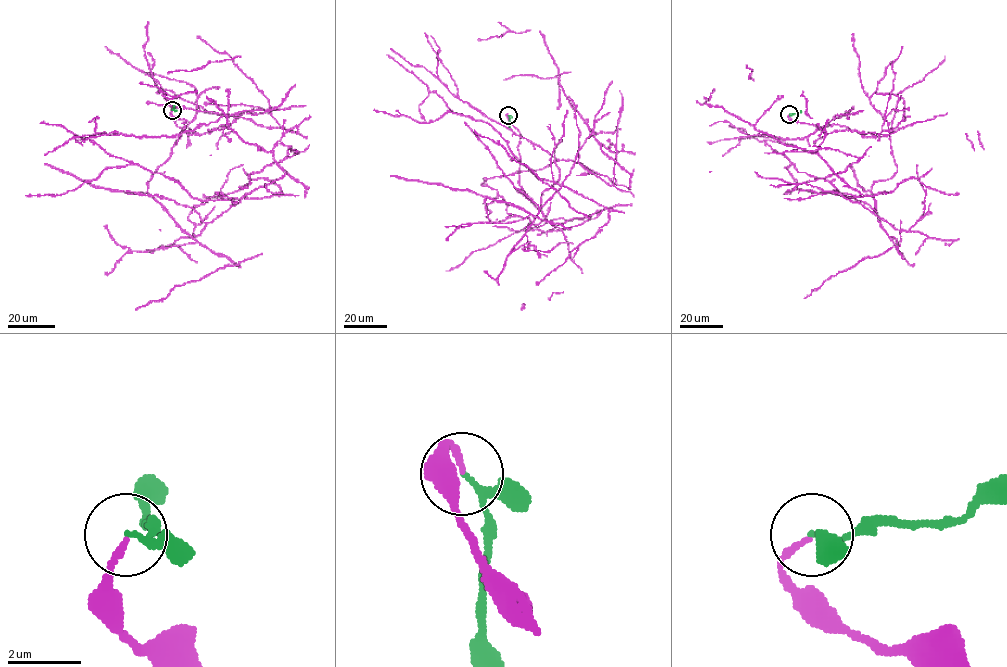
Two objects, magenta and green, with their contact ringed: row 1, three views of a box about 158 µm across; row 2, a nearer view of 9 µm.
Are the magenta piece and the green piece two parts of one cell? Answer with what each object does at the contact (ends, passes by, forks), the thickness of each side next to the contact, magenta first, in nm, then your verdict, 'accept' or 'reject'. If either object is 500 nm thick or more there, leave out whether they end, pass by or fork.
magenta ends | green passes by | 160/130 nm | accept

